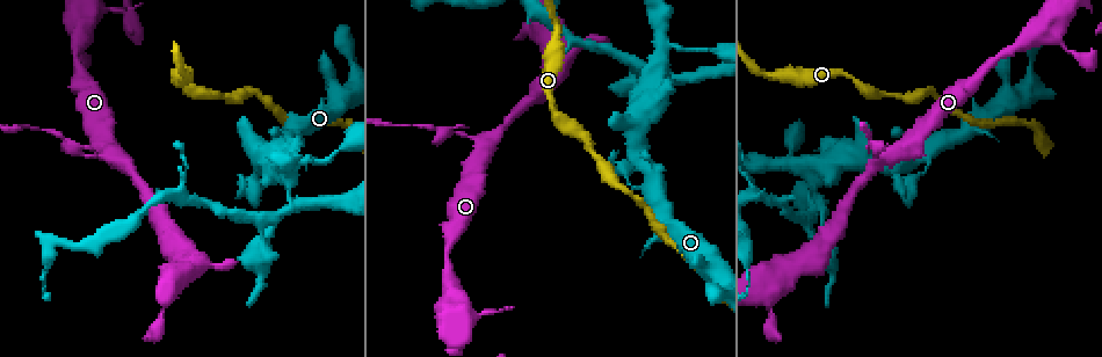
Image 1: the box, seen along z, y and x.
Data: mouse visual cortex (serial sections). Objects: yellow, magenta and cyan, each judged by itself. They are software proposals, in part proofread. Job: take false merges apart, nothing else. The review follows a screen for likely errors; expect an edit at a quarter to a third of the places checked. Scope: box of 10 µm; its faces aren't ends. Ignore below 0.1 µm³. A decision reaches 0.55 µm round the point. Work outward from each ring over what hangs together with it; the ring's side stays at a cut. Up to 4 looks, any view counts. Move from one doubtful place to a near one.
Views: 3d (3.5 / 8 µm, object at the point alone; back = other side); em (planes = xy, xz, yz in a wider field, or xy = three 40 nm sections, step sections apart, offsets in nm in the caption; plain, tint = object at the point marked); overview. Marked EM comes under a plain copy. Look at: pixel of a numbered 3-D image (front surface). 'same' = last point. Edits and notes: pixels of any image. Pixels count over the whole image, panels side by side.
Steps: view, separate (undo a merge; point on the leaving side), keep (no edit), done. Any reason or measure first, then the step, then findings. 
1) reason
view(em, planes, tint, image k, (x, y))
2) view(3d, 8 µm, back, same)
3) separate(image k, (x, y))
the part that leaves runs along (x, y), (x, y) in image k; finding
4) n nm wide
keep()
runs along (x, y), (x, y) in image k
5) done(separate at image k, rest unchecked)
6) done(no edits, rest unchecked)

two arms in line, one across
view(3d, 3.5 µm, back, image 1, (817, 206))

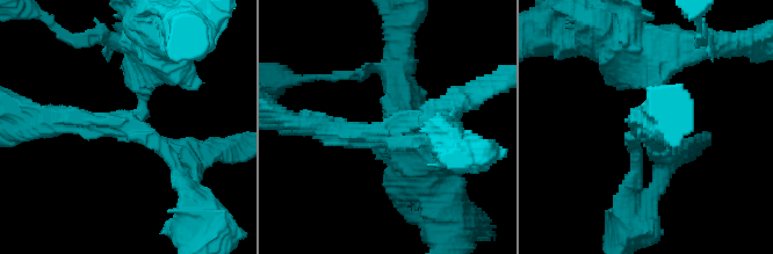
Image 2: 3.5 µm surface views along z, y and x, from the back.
shape alone is not enough
view(em, xy, step 2, tint, image 2, (388, 129))

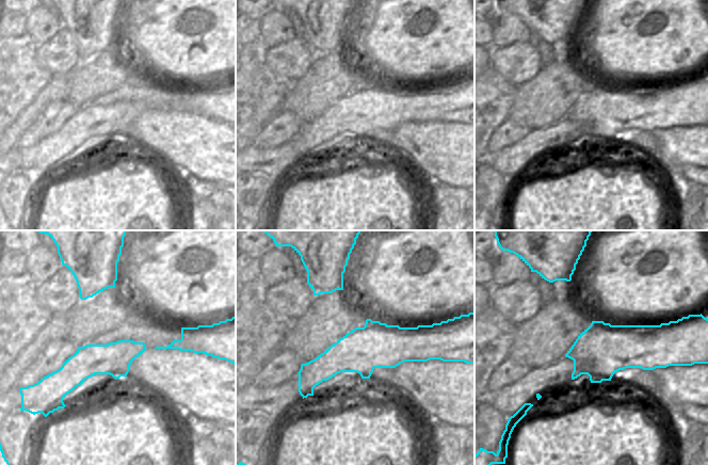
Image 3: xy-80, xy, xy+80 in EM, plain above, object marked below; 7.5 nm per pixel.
340 nm wide
separate(image 2, (132, 137))
the part that leaves runs along (138, 123), (177, 152), (235, 145) in image 2; a second cell is stuck on

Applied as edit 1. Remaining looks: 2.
see it whole again
view(overview)

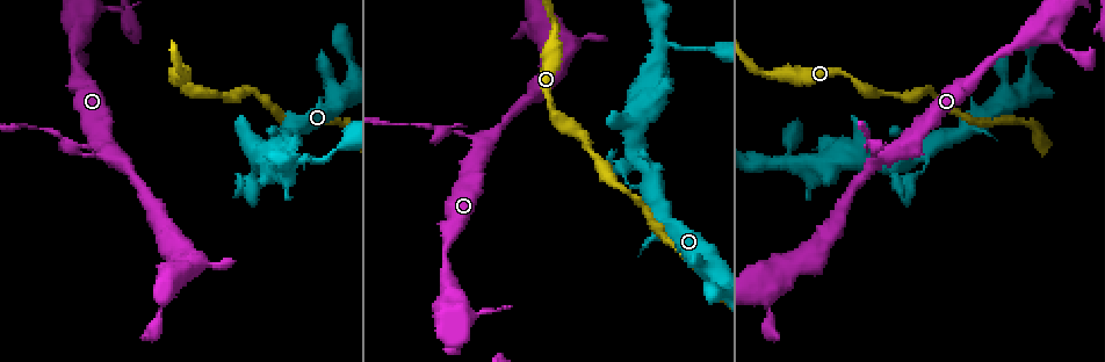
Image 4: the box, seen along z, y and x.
a narrow waist
view(3d, 3.5 µm, image 4, (872, 156))

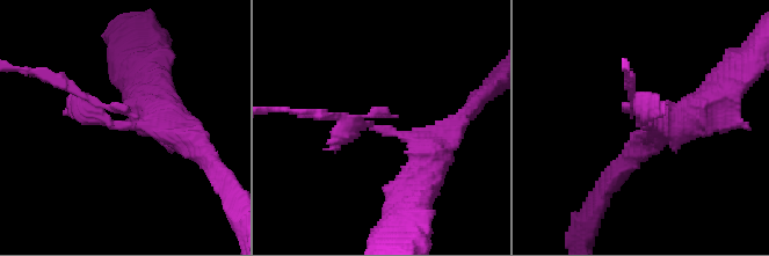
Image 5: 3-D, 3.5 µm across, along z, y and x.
keep()
runs along (427, 165), (405, 134), (309, 114) in image 5; one cell here

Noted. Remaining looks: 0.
done(separate at image 2, rest unchecked)

